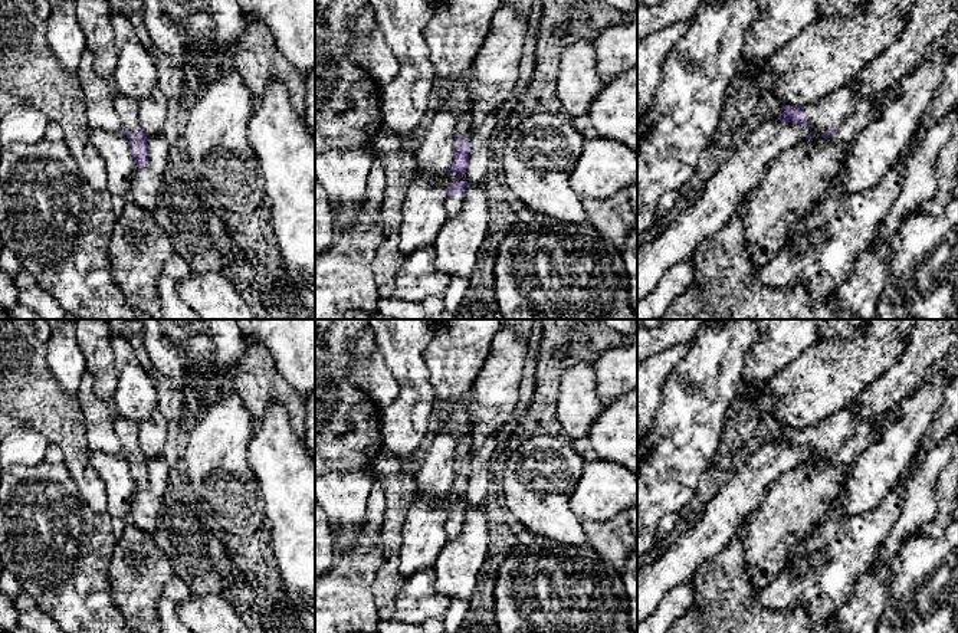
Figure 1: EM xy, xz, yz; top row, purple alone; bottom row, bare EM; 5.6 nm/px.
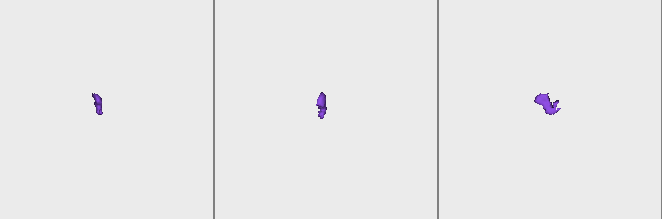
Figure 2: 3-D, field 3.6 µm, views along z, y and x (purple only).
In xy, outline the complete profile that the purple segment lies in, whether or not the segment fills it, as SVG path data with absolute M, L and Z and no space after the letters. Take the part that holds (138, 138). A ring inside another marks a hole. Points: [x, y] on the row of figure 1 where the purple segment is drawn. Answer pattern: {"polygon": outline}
{"polygon": "M115 94L114 108L122 122L122 131L129 140L129 151L137 167L145 165L148 163L147 134L140 125L140 104Z"}

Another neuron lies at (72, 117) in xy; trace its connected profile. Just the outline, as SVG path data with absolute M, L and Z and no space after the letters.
M0 0L0 119L14 105L27 105L56 122L81 173L93 190L106 188L106 165L91 141L85 96L76 76L52 53L46 29L52 14L47 0Z

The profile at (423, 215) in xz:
M432 171L416 177L409 187L398 230L398 247L406 256L436 240L449 219L444 210L447 190L447 177L439 178Z

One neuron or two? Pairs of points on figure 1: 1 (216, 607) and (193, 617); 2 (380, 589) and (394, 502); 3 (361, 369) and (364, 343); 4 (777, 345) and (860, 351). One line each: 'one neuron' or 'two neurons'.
1: one neuron
2: one neuron
3: one neuron
4: two neurons

